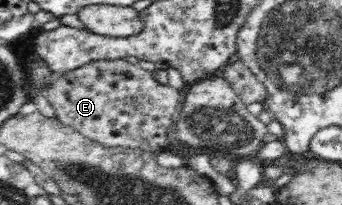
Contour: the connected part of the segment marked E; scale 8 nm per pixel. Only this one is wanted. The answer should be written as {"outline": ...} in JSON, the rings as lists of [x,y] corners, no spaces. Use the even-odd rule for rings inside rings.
{"outline":[[[119,58],[117,60],[95,60],[87,64],[86,66],[81,66],[79,69],[71,70],[67,73],[63,73],[61,78],[57,78],[52,86],[47,88],[46,97],[54,108],[56,118],[59,119],[63,124],[74,128],[77,132],[81,133],[85,138],[89,138],[94,142],[100,143],[107,147],[124,147],[125,149],[138,149],[143,150],[147,153],[157,154],[164,149],[167,143],[167,132],[173,129],[174,119],[173,116],[177,114],[177,106],[181,102],[181,89],[173,87],[169,84],[160,84],[153,80],[151,72],[147,70],[142,70],[138,65],[129,64],[126,59]]]}

